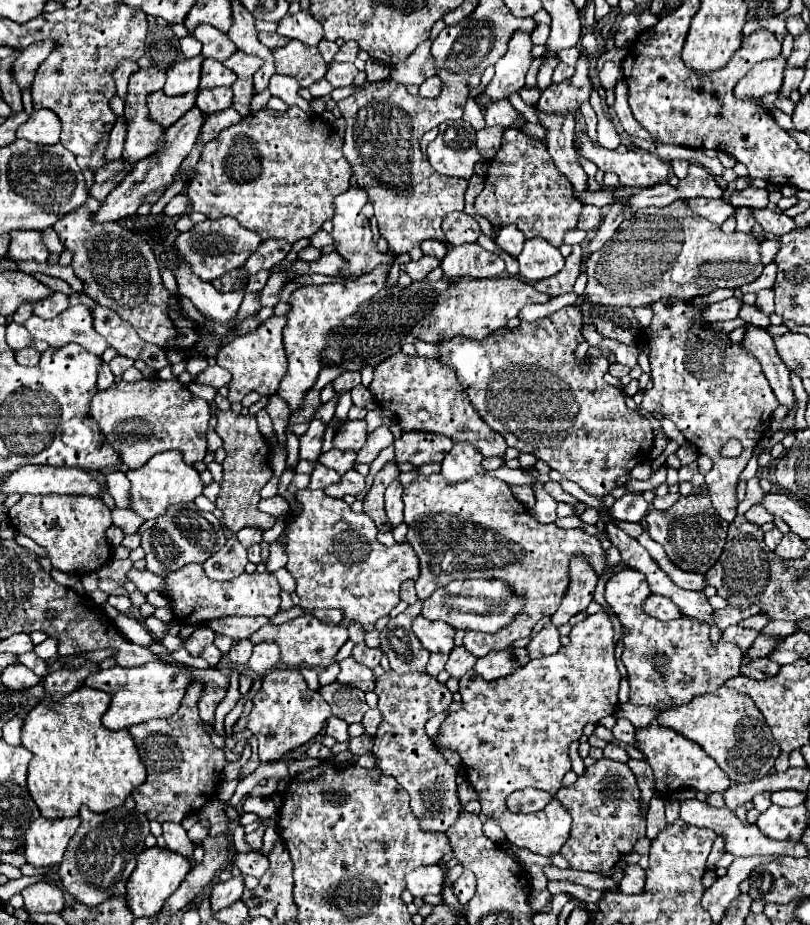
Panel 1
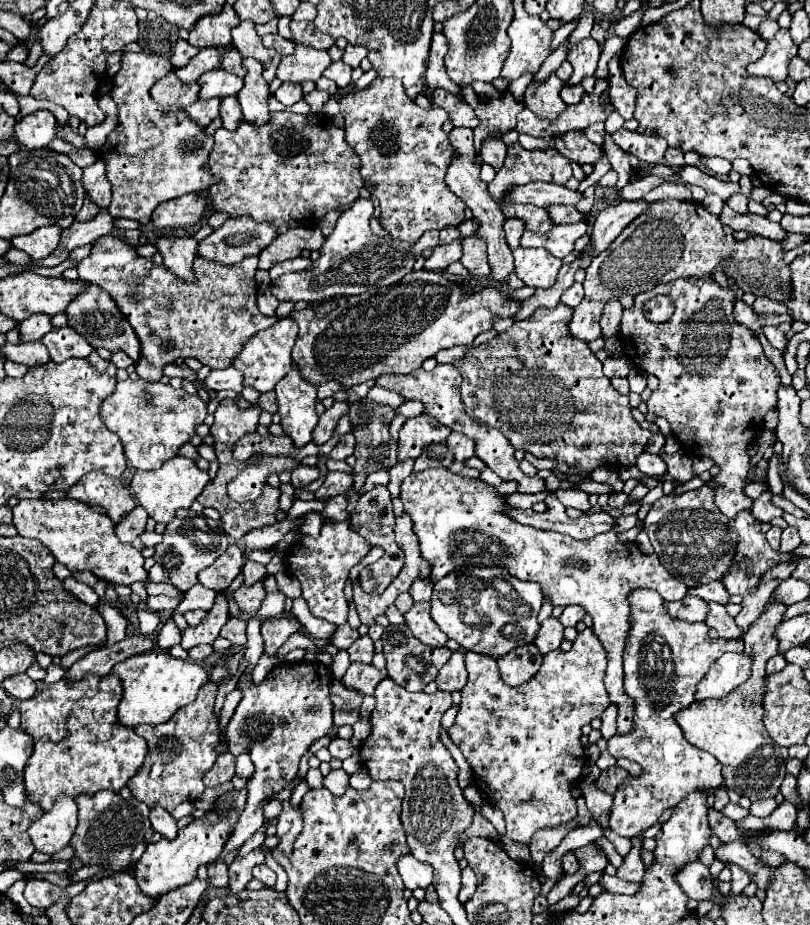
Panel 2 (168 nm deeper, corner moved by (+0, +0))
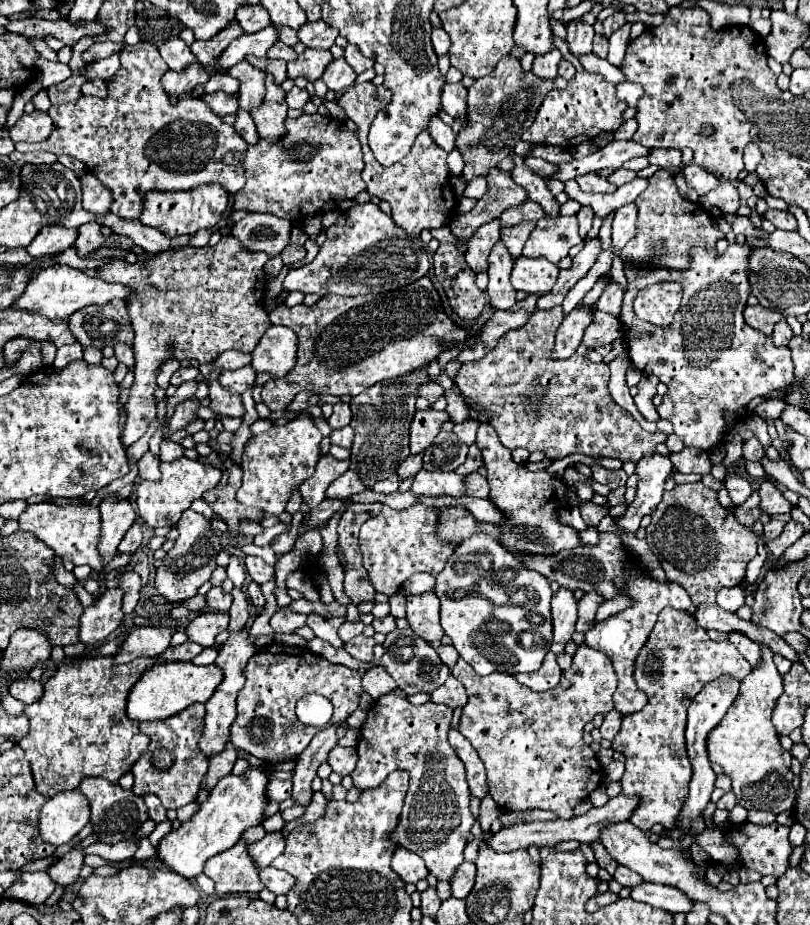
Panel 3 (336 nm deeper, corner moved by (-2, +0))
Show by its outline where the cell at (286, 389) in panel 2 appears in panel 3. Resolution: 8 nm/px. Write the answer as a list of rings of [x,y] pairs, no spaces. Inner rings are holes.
[[[308,412],[298,414],[290,424],[284,426],[272,426],[264,436],[252,436],[242,454],[242,486],[236,492],[236,500],[244,506],[254,506],[262,512],[280,516],[286,510],[286,502],[292,496],[294,488],[300,488],[304,480],[308,480],[314,470],[316,462],[320,460],[320,440],[322,434],[312,424],[312,418]]]

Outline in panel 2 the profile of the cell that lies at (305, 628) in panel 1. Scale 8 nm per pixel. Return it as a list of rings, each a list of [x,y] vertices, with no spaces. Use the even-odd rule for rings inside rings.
[[[346,622],[346,624],[342,624],[342,626],[338,626],[338,628],[336,628],[336,632],[332,634],[330,642],[332,642],[336,648],[346,650],[346,648],[356,640],[356,638],[358,638],[358,630],[352,630],[352,628],[350,628],[350,624]]]

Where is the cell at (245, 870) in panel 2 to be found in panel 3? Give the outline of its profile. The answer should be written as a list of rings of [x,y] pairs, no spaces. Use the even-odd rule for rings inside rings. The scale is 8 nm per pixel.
[[[282,830],[268,832],[262,840],[248,846],[250,858],[256,862],[258,868],[266,868],[272,864],[274,858],[278,858],[286,848],[286,840],[282,836]]]

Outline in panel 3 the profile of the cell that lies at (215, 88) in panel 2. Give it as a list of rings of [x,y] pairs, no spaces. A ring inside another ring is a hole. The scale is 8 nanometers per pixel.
[[[218,72],[218,74],[212,74],[210,80],[202,86],[198,86],[196,90],[198,90],[198,94],[212,94],[212,92],[218,92],[218,90],[222,90],[226,94],[236,94],[238,92],[238,82],[236,82],[236,78]]]

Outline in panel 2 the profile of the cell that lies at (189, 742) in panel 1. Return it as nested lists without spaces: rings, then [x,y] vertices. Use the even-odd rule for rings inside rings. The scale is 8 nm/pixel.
[[[206,682],[198,692],[198,698],[190,702],[190,706],[182,706],[174,718],[166,724],[158,726],[136,726],[136,734],[148,742],[148,754],[140,772],[128,782],[136,800],[146,802],[150,808],[162,806],[168,812],[182,802],[194,802],[204,792],[204,774],[214,766],[218,754],[214,754],[214,746],[218,746],[218,718],[214,716],[214,698],[218,686],[214,682]]]

